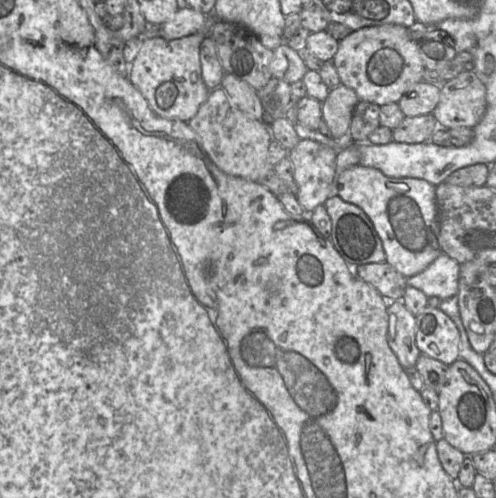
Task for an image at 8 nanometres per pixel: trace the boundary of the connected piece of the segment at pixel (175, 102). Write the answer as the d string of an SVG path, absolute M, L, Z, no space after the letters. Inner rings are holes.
M210 20L199 32L174 40L166 40L162 37L147 38L142 40L137 56L129 66L128 79L134 87L146 99L150 108L158 116L173 121L190 121L206 101L210 90L206 87L200 65L199 50L204 38L210 37Z

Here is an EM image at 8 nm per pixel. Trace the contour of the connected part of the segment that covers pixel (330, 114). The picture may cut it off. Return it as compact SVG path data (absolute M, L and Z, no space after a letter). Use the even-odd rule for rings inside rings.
M342 84L331 89L322 101L322 119L333 138L345 138L348 135L354 109L359 102L356 92Z

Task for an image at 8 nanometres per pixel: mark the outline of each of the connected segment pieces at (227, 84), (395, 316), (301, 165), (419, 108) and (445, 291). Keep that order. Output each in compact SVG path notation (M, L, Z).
M224 74L220 86L231 101L247 117L255 120L263 119L263 107L258 98L257 91L248 83L231 74Z
M388 301L388 345L405 369L416 365L421 354L415 341L415 316L402 301Z
M300 139L288 152L287 157L292 163L293 176L297 184L296 198L305 215L309 215L317 206L323 205L331 195L335 194L337 154L336 149L311 139Z
M421 81L397 102L404 116L415 117L433 113L440 98L440 86Z
M441 253L425 270L406 278L407 285L421 290L427 297L438 297L441 300L458 294L460 264L445 253Z

